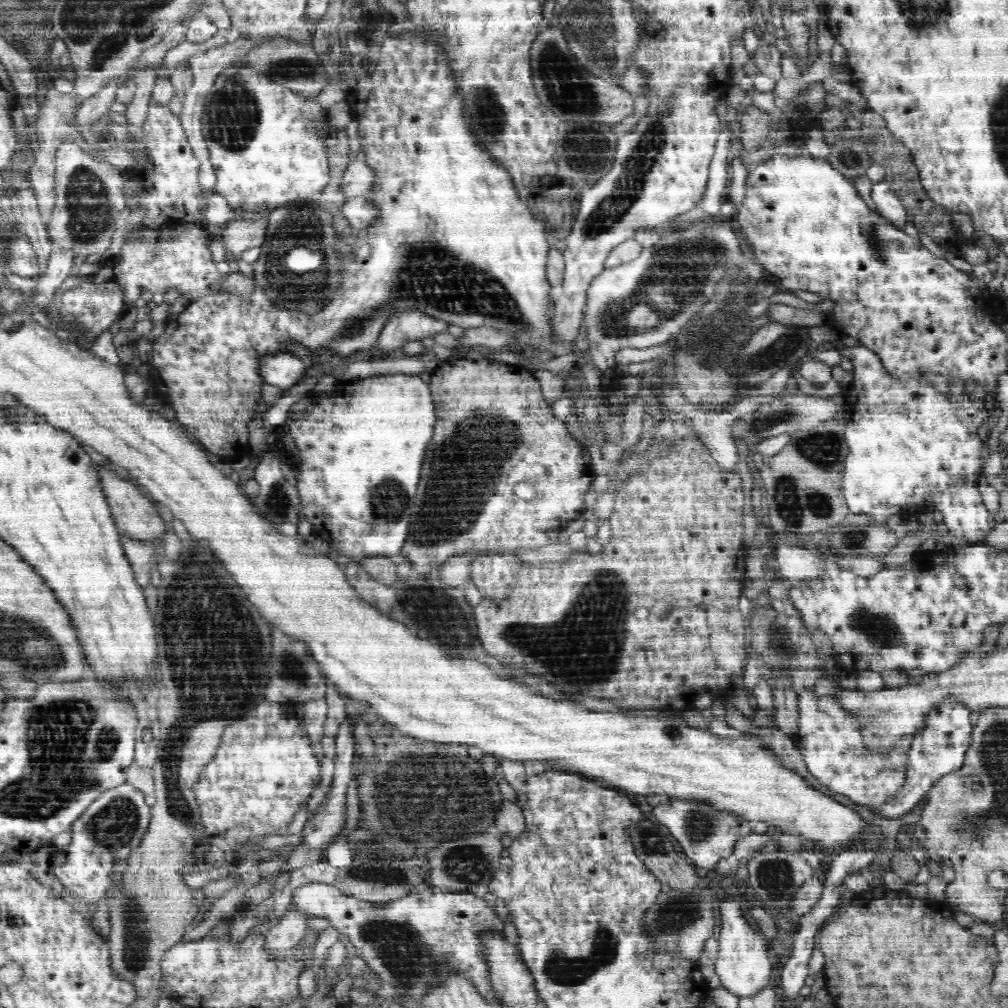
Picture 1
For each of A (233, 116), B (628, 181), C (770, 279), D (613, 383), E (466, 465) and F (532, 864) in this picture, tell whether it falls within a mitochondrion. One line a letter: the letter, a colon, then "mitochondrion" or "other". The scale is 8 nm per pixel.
A: mitochondrion
B: mitochondrion
C: other
D: other
E: mitochondrion
F: other

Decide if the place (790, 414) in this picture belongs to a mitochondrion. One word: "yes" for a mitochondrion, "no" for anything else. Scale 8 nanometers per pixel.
yes

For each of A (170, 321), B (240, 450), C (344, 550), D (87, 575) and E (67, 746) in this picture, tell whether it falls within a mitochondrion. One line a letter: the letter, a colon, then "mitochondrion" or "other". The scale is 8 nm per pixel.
A: other
B: other
C: other
D: other
E: mitochondrion

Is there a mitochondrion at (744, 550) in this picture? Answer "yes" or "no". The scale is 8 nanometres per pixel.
no

